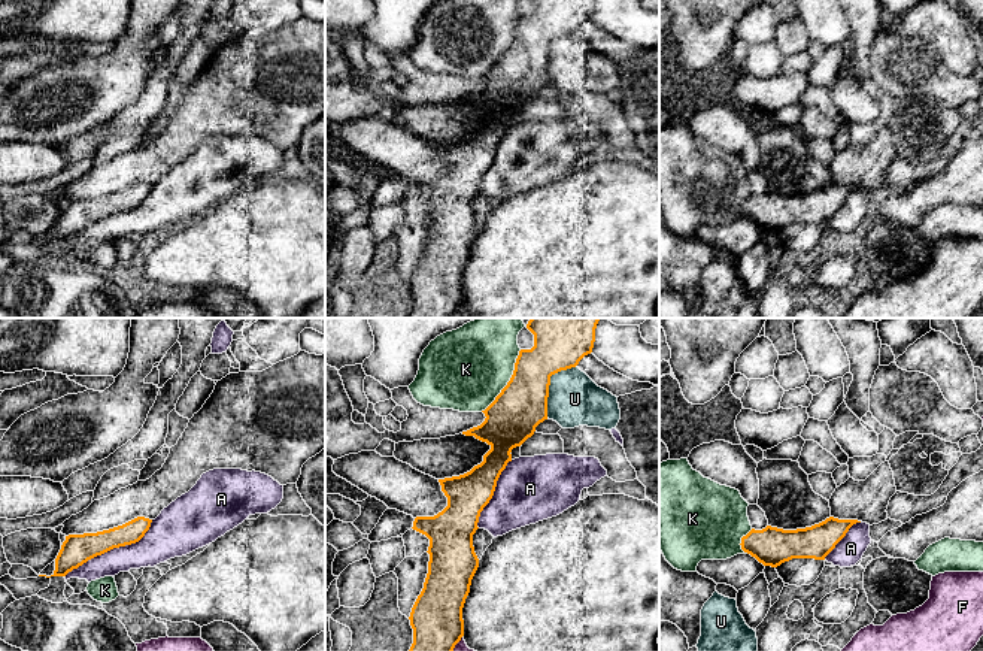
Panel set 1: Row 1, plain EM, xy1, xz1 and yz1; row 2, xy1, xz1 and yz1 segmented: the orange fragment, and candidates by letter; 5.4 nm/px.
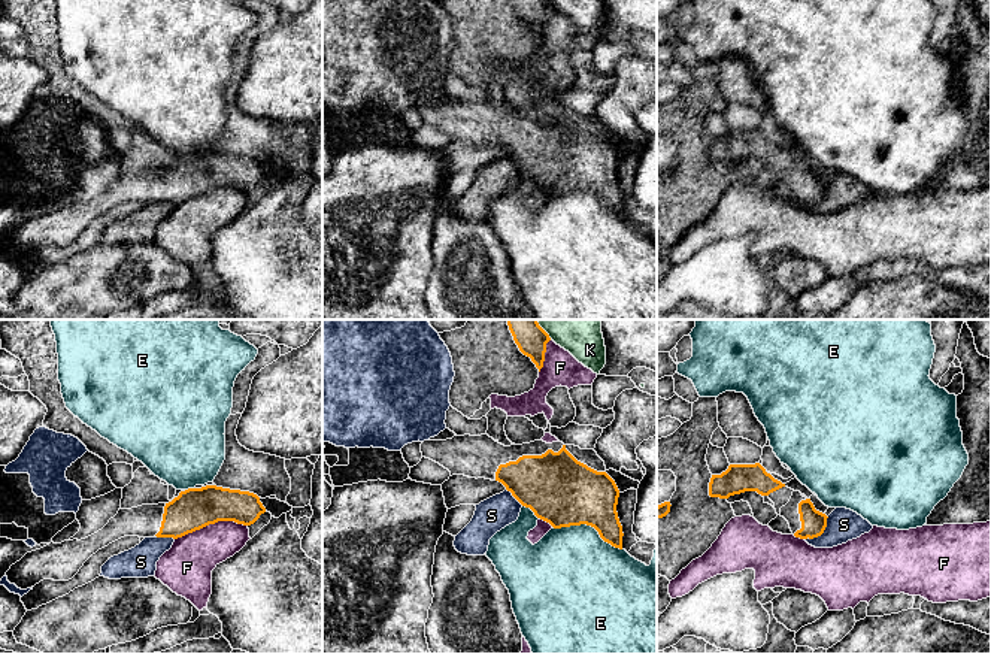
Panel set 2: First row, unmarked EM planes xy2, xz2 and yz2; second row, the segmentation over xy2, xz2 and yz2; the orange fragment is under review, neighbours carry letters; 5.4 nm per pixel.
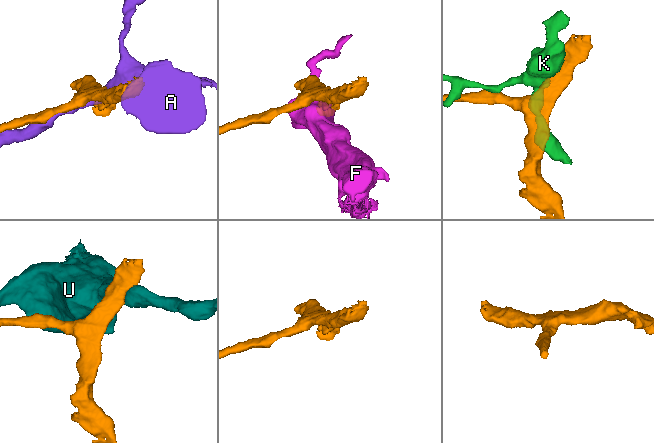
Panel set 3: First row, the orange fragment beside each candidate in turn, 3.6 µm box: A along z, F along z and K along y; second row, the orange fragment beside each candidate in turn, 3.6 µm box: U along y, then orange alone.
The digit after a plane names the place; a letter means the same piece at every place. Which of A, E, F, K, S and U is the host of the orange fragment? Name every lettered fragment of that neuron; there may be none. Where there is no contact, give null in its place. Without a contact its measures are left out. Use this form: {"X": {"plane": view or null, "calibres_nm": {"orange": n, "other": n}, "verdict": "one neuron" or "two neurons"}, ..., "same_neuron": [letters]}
{"A": {"plane": "xy1", "calibres_nm": {"orange": 160, "other": 180}, "verdict": "two neurons"}, "E": {"plane": "xz2", "calibres_nm": {"orange": 380, "other": 440}, "verdict": "two neurons"}, "F": {"plane": "xy2", "calibres_nm": {"orange": 220, "other": 260}, "verdict": "two neurons"}, "K": {"plane": "xz1", "calibres_nm": {"orange": 280, "other": 440}, "verdict": "two neurons"}, "S": {"plane": "yz2", "calibres_nm": {"orange": 140, "other": 180}, "verdict": "two neurons"}, "U": {"plane": "xz1", "calibres_nm": {"orange": 300, "other": 280}, "verdict": "two neurons"}, "same_neuron": []}

